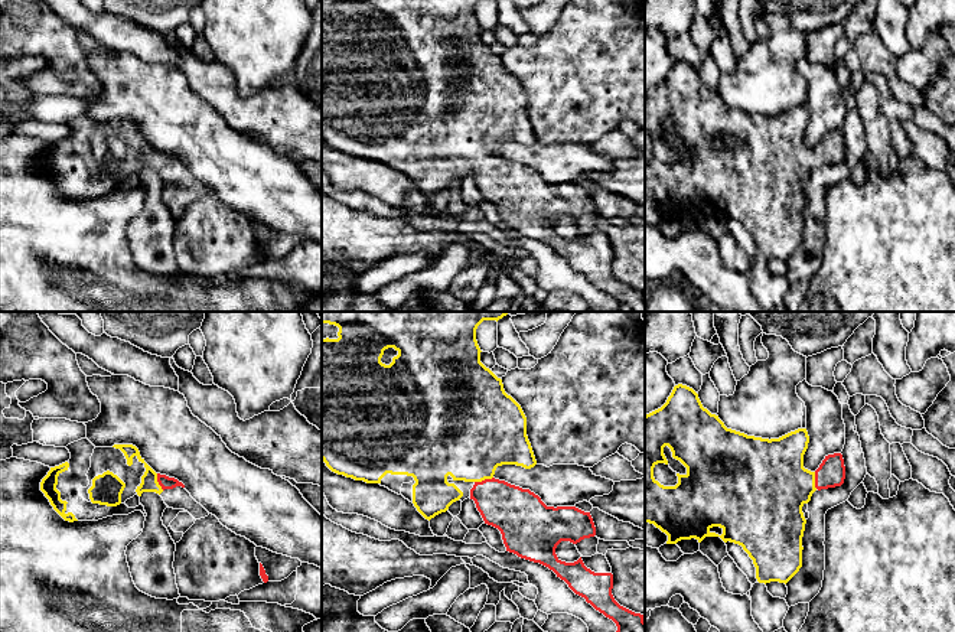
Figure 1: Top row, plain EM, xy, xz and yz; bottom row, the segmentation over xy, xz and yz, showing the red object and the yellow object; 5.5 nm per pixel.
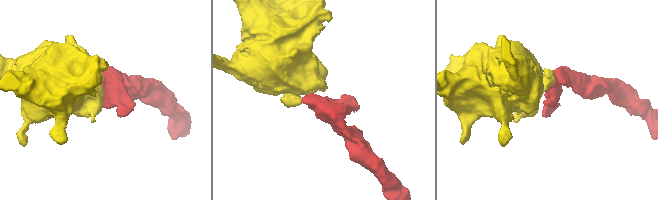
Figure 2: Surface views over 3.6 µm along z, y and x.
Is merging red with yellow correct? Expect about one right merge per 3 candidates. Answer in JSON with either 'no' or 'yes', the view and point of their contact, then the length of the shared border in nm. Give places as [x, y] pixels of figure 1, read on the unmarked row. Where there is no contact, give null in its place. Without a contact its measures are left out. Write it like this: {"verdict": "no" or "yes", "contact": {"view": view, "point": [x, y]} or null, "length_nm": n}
{"verdict": "yes", "contact": {"view": "xz", "point": [483, 158]}, "length_nm": 110}

